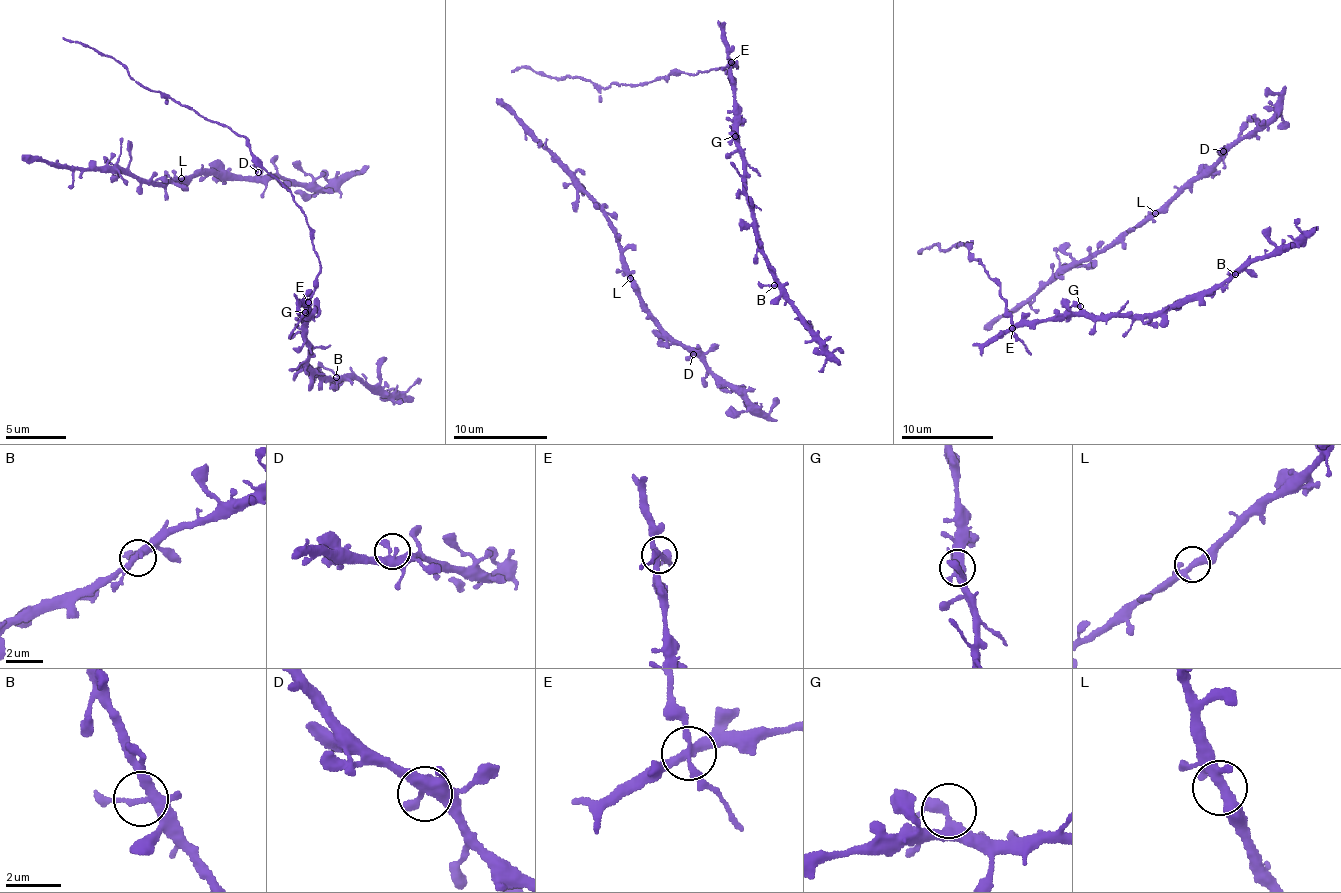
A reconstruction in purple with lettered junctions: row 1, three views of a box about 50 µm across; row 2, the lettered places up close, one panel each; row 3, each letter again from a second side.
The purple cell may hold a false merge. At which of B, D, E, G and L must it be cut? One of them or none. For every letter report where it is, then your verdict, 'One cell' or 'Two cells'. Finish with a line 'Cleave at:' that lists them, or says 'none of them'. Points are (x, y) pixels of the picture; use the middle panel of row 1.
B: Place: (774, 285). One cell
D: Place: (693, 354). One cell
E: Place: (731, 62). One cell
G: Place: (735, 136). One cell
L: Place: (630, 278). One cell
Cleave at: none of them

